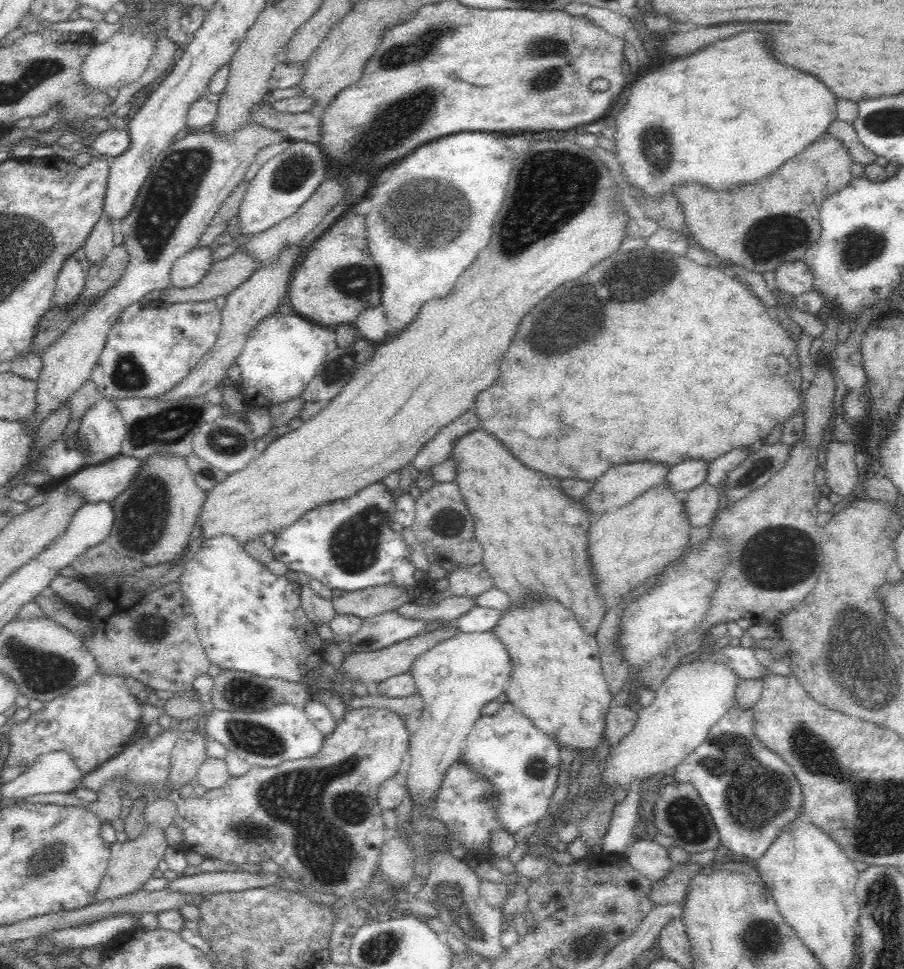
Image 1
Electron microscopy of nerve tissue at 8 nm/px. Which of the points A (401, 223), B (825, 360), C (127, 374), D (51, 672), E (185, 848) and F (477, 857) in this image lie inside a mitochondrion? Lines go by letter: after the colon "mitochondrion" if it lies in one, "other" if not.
A: mitochondrion
B: other
C: mitochondrion
D: mitochondrion
E: other
F: other

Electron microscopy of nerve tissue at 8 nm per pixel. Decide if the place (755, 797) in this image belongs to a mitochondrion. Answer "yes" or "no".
yes

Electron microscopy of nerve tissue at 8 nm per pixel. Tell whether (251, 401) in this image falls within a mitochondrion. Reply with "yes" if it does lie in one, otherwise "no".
no

